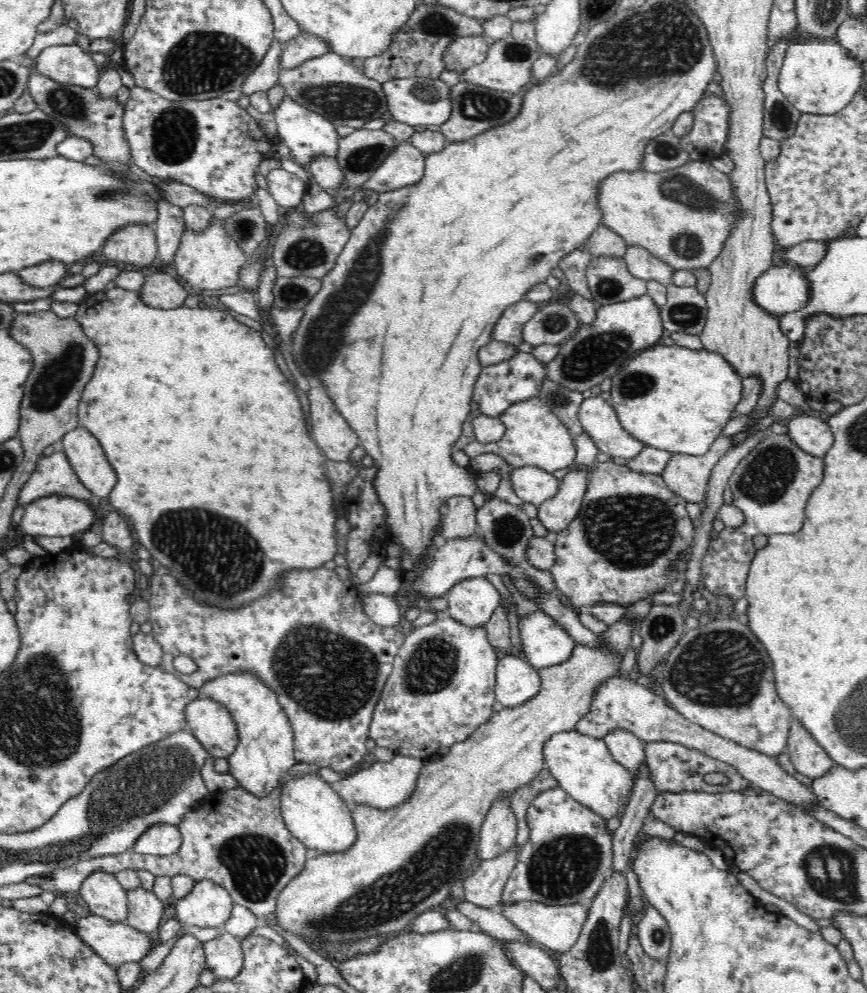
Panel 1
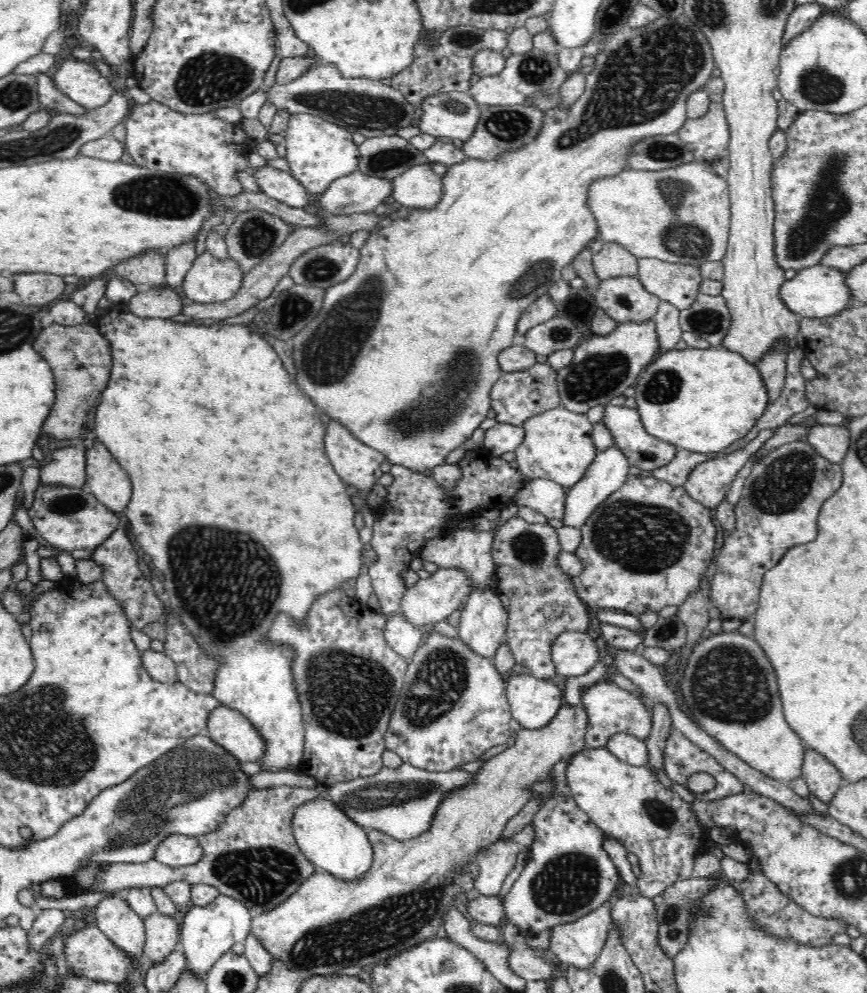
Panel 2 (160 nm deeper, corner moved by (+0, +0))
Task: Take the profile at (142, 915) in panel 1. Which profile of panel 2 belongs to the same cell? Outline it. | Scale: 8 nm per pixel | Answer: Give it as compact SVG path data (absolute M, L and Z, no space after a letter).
M156 912L144 918L144 966L158 965L179 944L179 924L171 916Z

